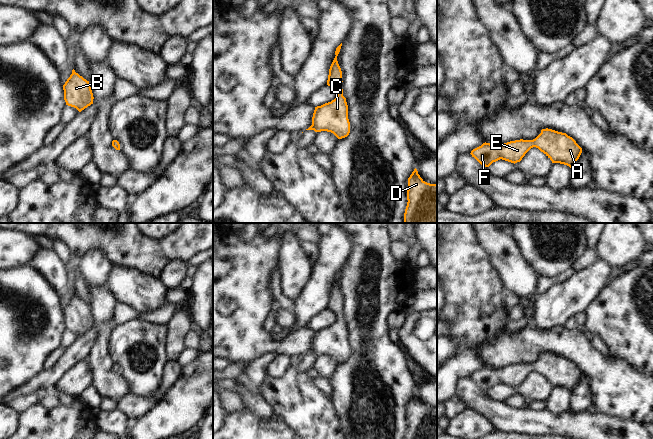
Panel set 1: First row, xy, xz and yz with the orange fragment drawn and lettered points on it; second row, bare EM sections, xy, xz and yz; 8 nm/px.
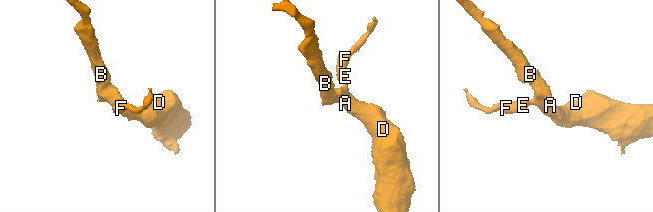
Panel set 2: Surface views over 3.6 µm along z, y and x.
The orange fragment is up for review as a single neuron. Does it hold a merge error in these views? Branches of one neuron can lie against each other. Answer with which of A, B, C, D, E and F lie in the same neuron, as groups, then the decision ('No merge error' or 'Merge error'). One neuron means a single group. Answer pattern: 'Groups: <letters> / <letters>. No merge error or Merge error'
Groups: A B C D E F. No merge error

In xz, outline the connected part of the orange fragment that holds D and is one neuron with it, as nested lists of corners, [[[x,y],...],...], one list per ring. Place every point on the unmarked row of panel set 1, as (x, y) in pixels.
[[[415,392],[408,402],[407,424],[404,439],[437,439],[437,408],[425,406]]]

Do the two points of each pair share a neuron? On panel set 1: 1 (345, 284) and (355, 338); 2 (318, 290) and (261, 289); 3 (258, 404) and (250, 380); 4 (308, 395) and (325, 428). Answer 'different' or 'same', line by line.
1: same
2: different
3: same
4: same

